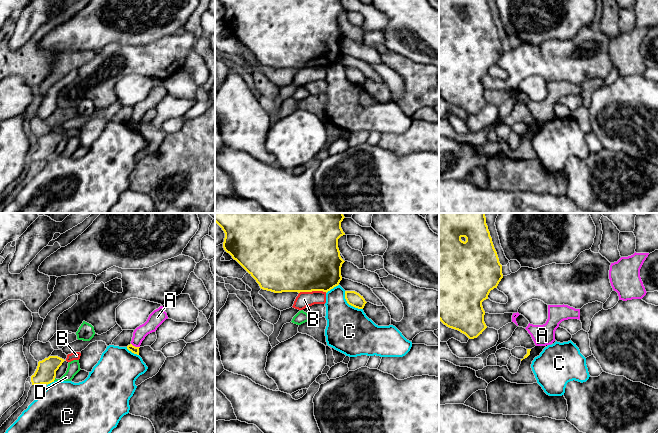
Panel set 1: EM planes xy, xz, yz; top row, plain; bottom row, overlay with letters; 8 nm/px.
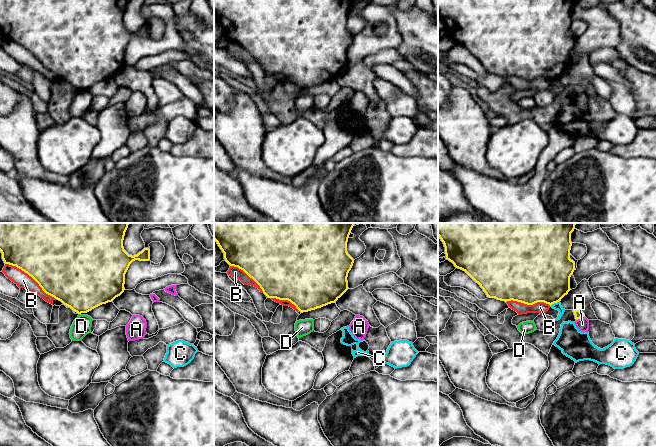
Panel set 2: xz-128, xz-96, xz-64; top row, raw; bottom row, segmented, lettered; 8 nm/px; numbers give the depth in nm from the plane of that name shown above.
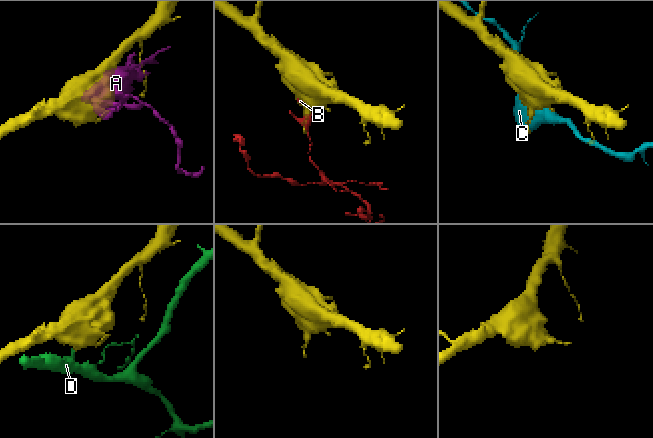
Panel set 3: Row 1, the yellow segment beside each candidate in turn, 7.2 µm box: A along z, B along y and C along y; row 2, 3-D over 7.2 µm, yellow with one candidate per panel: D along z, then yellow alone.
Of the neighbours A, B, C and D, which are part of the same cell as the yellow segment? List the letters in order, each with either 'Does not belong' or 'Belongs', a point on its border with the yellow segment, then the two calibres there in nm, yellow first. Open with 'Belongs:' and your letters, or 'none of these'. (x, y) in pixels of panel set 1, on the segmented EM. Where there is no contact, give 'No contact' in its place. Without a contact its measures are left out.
Belongs: none of these
A: Does not belong. Touches yellow at xy (134, 346). Thickness 60 nm (yellow) against 110 nm
B: Does not belong. Touches yellow at xz (312, 290). Thickness 500 nm (yellow) against 130 nm
C: Does not belong. Touches yellow at xz (349, 304). Thickness 120 nm (yellow) against 360 nm
D: Does not belong. Touches yellow at xy (54, 379). Thickness 160 nm (yellow) against 100 nm

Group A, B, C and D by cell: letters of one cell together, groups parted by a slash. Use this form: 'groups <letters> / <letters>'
groups A / B / C / D

